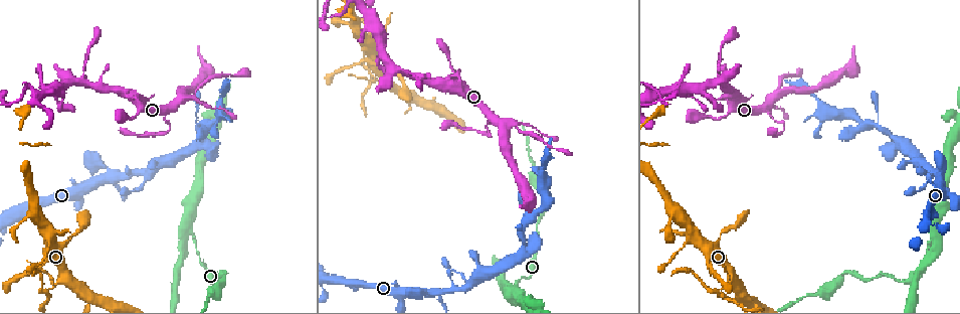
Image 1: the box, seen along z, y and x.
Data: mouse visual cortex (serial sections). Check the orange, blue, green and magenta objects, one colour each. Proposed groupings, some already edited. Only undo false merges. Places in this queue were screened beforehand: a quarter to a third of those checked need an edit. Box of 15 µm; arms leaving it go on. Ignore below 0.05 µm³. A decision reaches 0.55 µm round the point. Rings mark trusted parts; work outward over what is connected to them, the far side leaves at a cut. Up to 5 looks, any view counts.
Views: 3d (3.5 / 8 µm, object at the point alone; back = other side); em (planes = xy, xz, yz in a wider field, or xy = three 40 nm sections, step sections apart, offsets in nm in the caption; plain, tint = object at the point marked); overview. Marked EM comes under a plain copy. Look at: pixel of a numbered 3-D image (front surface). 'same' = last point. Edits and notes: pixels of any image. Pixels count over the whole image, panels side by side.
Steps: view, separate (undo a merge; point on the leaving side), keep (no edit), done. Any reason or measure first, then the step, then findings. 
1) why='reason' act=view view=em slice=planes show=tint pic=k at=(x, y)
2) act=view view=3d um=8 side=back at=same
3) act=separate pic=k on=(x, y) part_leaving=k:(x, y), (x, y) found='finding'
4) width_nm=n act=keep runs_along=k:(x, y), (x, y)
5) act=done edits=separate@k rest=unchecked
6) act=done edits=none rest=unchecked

why='branch point' act=view view=3d um=3.5 pic=1 at=(719, 289)

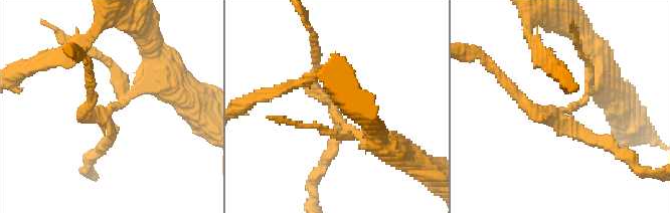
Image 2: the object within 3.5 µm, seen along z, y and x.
act=view view=em slice=xy step=2 show=tint pic=2 at=(334, 112)

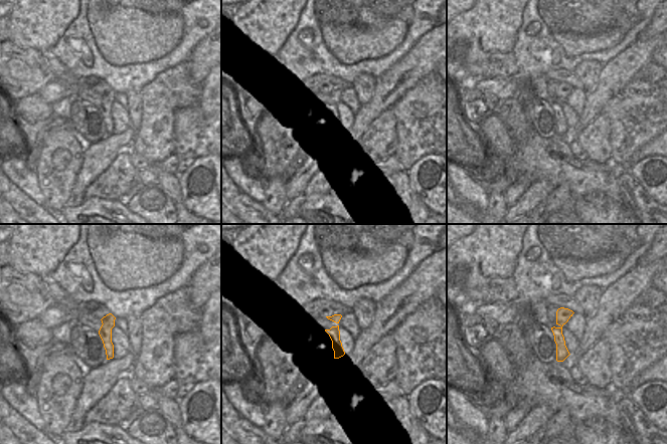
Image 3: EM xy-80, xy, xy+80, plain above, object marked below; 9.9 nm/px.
why='another direction' act=view view=em slice=xy step=1 show=tint at=same

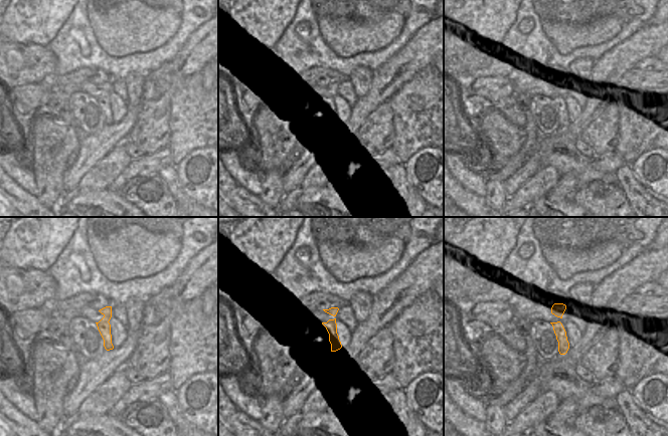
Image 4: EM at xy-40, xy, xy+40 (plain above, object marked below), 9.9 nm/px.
arm_widths_nm=150,200,250 act=keep found='all the same cell'

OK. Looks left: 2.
why='narrows sharply' act=view view=3d um=3.5 pic=1 at=(779, 88)

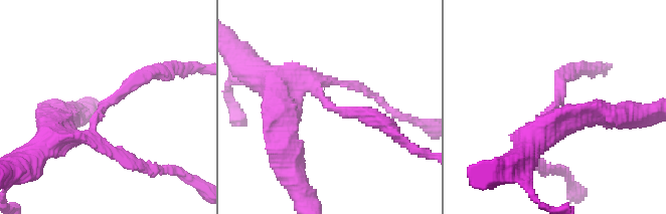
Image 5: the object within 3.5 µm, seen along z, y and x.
why='now the EM' act=view view=em slice=xy step=3 show=tint pic=5 at=(547, 110)

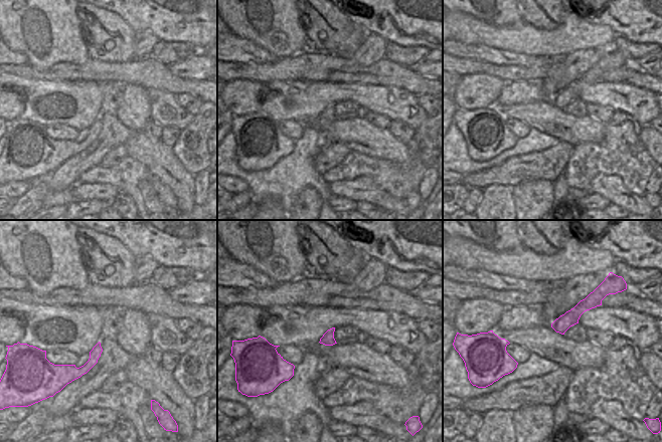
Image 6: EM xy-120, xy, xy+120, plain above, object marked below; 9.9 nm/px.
arm_widths_nm=200,350 act=keep runs_along=6:(597, 302), (554, 325) found='all the same cell'

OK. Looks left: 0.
act=done edits=none rest=unchecked

